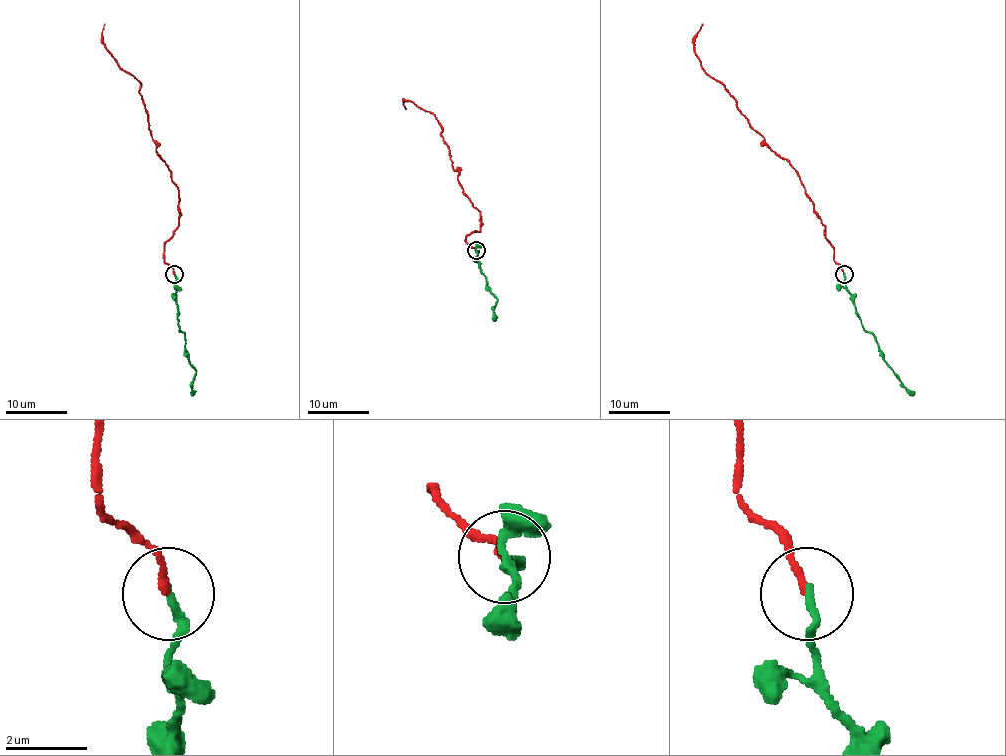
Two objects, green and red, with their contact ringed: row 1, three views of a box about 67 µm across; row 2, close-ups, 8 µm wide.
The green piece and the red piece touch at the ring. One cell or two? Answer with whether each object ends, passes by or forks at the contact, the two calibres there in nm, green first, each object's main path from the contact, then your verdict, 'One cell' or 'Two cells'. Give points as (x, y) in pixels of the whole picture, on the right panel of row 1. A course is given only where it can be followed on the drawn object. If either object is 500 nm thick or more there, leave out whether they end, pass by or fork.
At the ring green ends. At the ring red ends. Thickness 180 nm (green) against 160 nm. Course of green: (844, 274), (846, 289), (861, 324), (873, 335), (879, 355), (893, 374), (915, 394). Course of red: (844, 274), (796, 171), (704, 71), (693, 48), (703, 23). One cell

